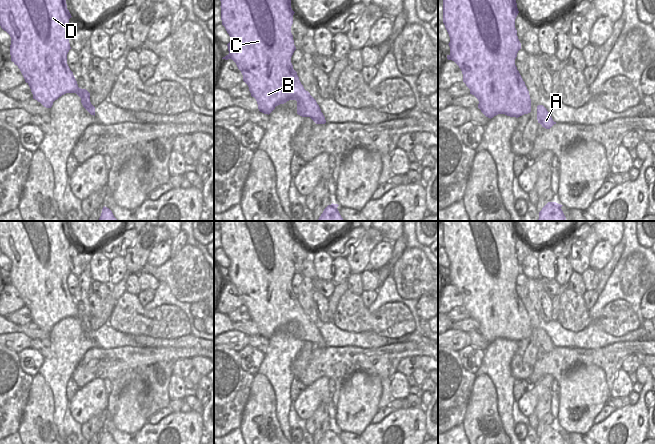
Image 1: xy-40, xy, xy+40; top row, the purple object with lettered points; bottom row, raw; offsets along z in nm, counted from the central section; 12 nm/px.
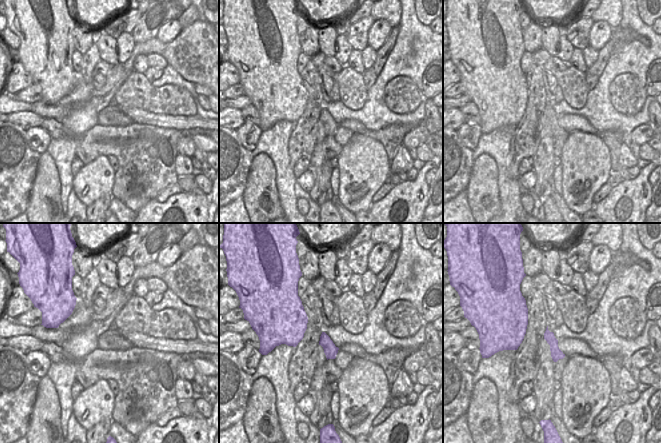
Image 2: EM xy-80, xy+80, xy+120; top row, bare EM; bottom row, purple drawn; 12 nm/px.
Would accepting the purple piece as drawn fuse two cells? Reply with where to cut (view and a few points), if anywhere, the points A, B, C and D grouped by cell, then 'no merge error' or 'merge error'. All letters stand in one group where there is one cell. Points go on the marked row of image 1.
no cut; A B C D; no merge error

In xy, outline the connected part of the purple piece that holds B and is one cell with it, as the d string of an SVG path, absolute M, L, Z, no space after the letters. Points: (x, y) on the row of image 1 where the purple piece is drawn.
M220 0L221 20L230 36L229 54L222 59L232 59L243 75L251 96L264 114L270 114L276 106L289 100L297 101L297 114L310 117L316 124L326 120L316 100L301 84L293 69L291 57L296 50L291 26L294 11L291 0Z

